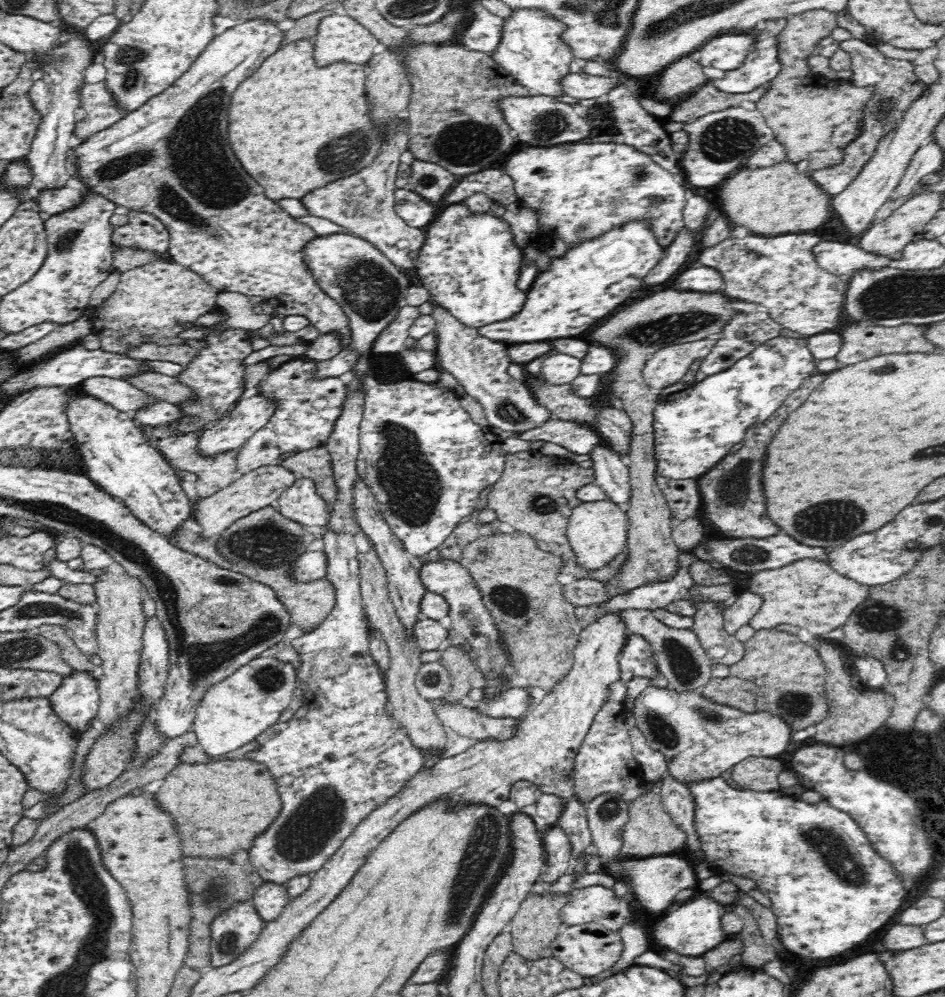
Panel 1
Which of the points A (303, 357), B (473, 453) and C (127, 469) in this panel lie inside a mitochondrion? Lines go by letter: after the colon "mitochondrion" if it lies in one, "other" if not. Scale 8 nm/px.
A: other
B: other
C: other

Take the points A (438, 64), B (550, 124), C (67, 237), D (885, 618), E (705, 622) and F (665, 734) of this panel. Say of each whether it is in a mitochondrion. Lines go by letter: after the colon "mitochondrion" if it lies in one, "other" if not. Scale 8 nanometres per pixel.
A: other
B: mitochondrion
C: mitochondrion
D: mitochondrion
E: other
F: mitochondrion

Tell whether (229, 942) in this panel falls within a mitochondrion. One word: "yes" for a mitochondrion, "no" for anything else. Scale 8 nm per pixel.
yes

